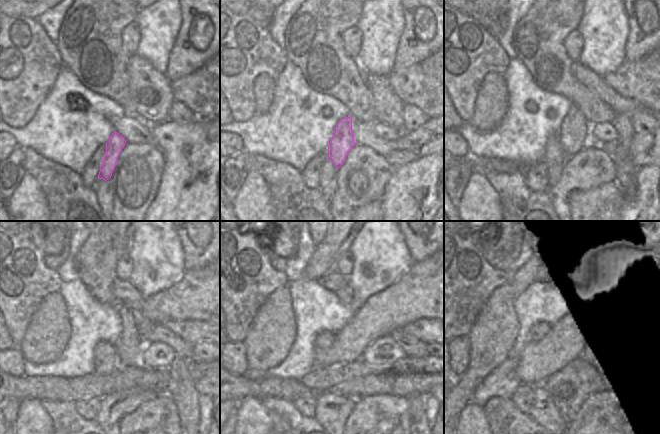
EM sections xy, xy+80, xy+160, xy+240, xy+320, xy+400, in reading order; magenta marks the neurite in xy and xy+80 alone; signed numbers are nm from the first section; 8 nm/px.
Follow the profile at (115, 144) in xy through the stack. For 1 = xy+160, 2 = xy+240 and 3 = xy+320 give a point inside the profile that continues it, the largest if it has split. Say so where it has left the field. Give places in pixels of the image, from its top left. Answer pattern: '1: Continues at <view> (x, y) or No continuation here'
1: Continues at xy+160 (574, 134)
2: Continues at xy+240 (129, 347)
3: Continues at xy+320 (346, 294).

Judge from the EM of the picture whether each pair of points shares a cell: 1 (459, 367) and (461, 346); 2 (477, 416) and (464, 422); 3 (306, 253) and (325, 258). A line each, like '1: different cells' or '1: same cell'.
1: same cell
2: same cell
3: different cells

